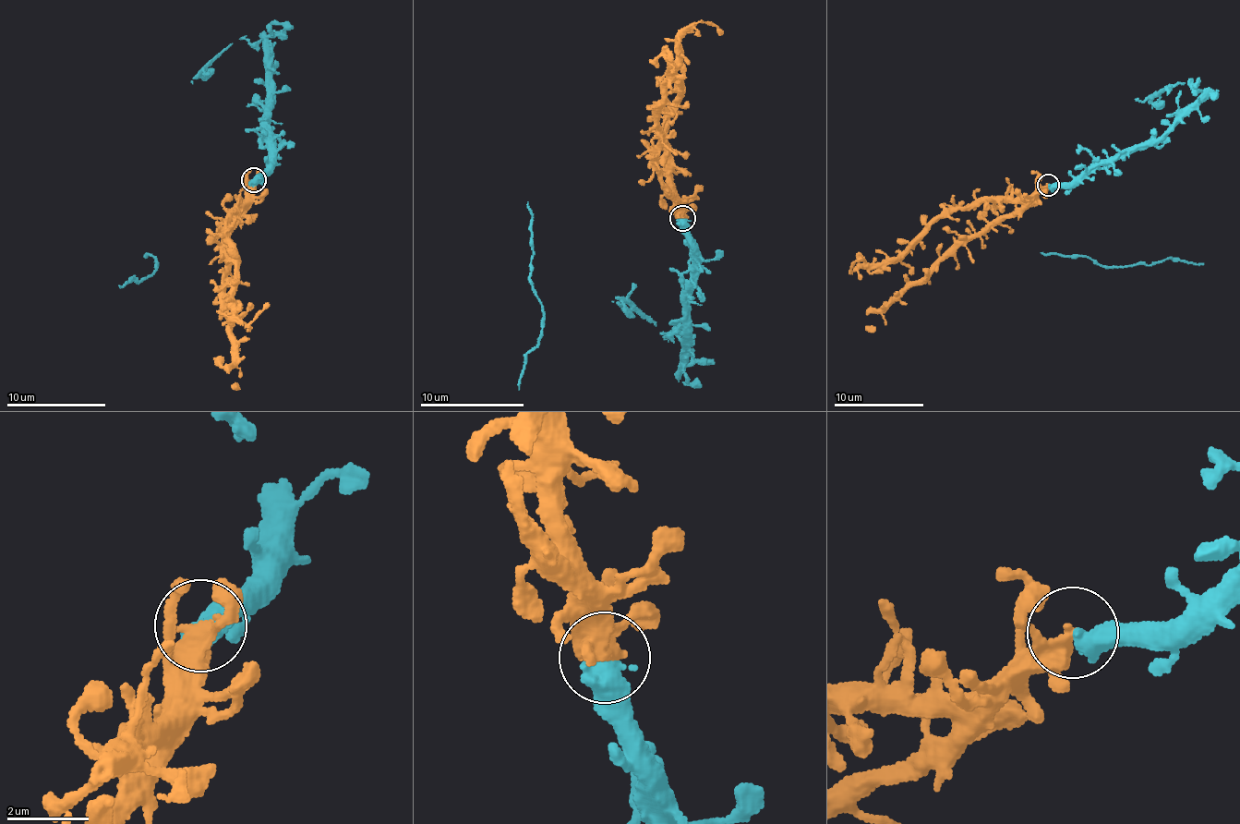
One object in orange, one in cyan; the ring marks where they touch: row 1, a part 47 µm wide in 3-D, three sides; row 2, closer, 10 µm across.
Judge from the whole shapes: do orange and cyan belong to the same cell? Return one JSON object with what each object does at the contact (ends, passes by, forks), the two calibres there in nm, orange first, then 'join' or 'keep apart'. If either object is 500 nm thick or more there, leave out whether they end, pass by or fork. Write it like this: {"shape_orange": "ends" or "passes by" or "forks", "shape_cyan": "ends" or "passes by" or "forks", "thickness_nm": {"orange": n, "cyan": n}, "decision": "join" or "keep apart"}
{"thickness_nm": {"orange": 360, "cyan": 650}, "decision": "join"}

